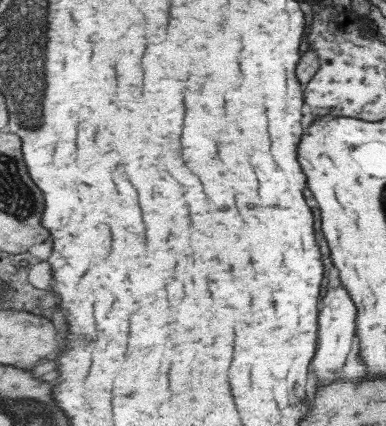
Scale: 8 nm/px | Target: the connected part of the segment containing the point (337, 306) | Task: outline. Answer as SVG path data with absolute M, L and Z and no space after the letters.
M342 283L338 286L332 286L327 289L326 296L322 299L322 310L320 320L320 333L318 336L318 352L316 352L316 360L312 362L312 366L316 368L316 376L318 376L318 386L320 384L328 384L332 380L338 378L338 374L334 370L342 368L346 362L346 356L354 344L354 334L356 334L356 316L358 316L358 308L354 305L353 297L350 296L349 289L344 287Z

